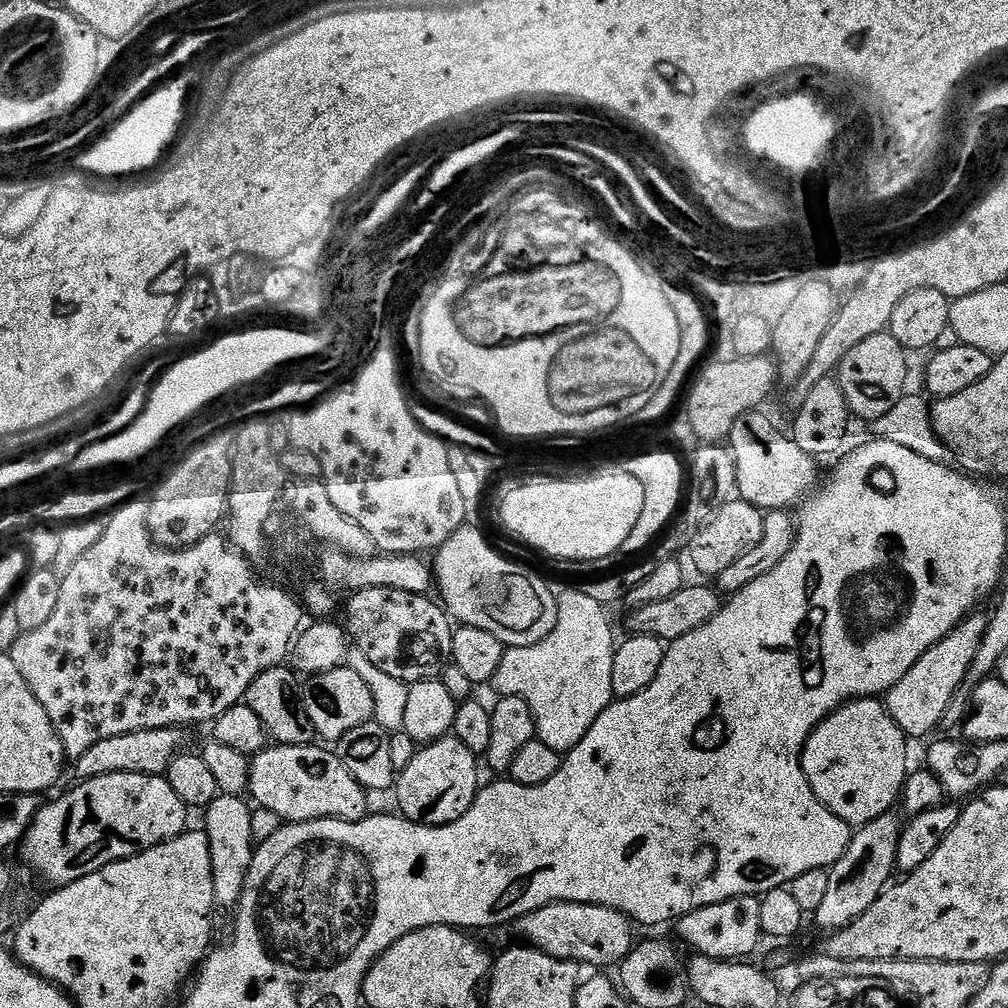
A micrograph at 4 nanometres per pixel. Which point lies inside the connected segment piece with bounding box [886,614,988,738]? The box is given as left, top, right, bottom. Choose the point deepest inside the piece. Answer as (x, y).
(918, 703)

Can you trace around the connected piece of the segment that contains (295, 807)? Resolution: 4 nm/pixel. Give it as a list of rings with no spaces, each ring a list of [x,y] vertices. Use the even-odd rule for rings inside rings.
[[[315,743],[306,745],[269,746],[251,757],[247,791],[259,807],[273,811],[281,822],[301,824],[311,820],[363,820],[366,815],[364,796],[366,789],[352,777],[350,770],[335,751],[316,748]]]

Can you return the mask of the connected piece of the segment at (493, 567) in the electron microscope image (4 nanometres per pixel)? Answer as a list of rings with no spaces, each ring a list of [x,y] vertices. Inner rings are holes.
[[[476,526],[459,528],[441,548],[434,553],[434,584],[439,590],[439,599],[453,621],[459,622],[463,627],[476,627],[478,630],[488,631],[494,638],[510,648],[534,646],[554,630],[558,618],[556,605],[557,593],[548,589],[548,584],[536,572],[499,556],[488,545],[488,540],[476,529]]]

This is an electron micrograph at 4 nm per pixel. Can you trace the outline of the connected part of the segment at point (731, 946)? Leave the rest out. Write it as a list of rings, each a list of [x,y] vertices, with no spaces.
[[[736,896],[733,900],[718,902],[714,906],[702,906],[690,914],[675,921],[674,928],[692,947],[693,953],[709,956],[715,960],[743,961],[756,947],[764,936],[762,930],[762,910],[760,901],[754,896]]]

